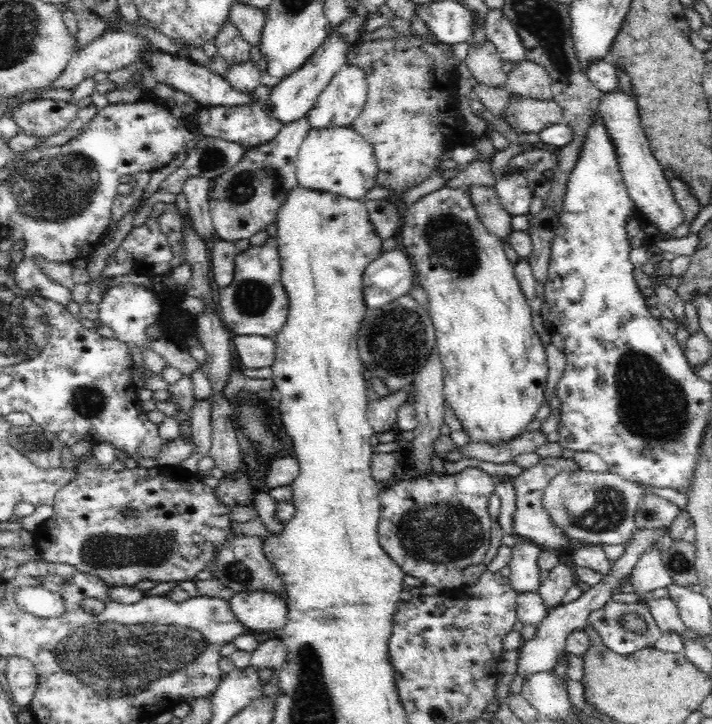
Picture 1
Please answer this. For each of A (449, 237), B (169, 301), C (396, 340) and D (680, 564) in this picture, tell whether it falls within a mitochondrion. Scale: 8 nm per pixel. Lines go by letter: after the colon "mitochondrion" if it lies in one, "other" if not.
A: mitochondrion
B: other
C: mitochondrion
D: mitochondrion

